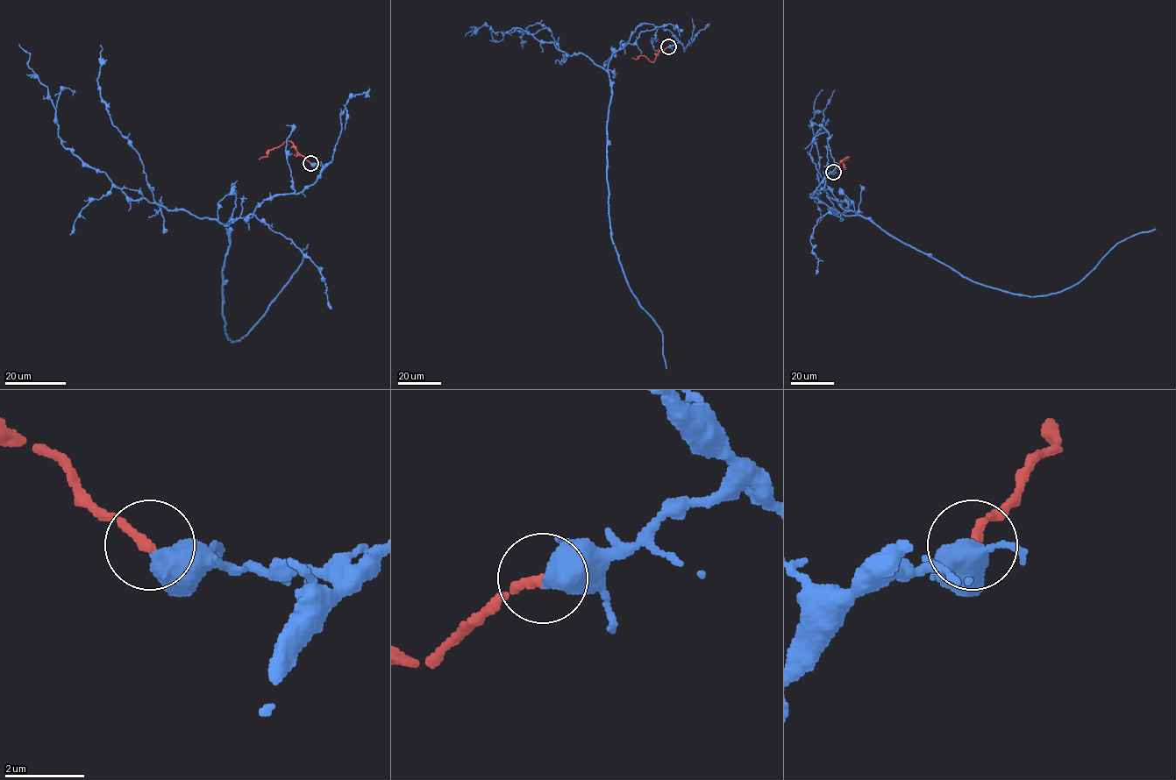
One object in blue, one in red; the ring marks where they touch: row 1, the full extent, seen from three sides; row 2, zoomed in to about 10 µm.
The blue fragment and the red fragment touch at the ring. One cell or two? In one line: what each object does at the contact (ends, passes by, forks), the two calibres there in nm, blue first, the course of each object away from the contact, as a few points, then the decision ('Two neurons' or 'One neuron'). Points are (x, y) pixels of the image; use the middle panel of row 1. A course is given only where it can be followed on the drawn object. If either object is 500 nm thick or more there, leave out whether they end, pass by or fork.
Thickness 550 nm (blue) against 260 nm. Course of blue: (668, 47), (670, 31), (643, 24), (612, 54), (607, 121), (610, 235), (666, 369). Course of red: (668, 47), (659, 51), (652, 62), (644, 55), (632, 58). One neuron

